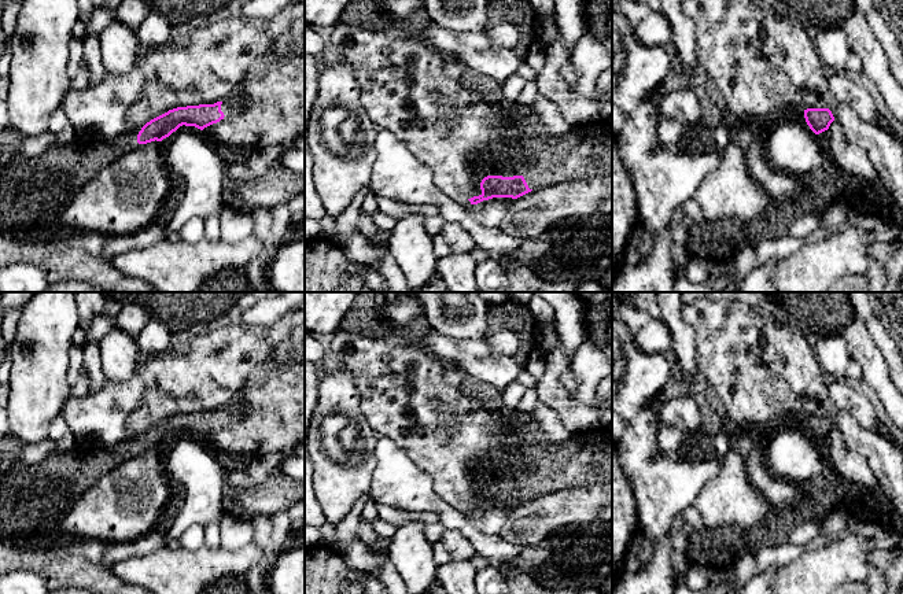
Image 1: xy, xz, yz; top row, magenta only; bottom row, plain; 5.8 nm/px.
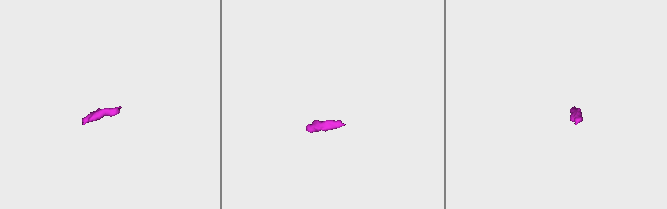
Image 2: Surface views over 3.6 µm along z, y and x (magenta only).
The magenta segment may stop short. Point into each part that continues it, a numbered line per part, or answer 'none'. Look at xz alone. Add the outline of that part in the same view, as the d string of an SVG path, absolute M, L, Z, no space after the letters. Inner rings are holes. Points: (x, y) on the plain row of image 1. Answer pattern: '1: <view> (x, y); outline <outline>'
1: xz (586, 460); outline M612 425L575 435L561 444L537 442L523 476L530 497L598 483L612 483Z

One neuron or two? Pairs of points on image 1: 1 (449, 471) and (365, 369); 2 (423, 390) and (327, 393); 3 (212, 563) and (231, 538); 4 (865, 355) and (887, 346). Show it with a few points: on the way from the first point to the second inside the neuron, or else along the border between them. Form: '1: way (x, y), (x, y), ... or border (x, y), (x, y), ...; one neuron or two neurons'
1: way (445, 442), (443, 435), (394, 386); one neuron
2: border (342, 364), (352, 375), (368, 423); two neurons
3: border (253, 539), (236, 549), (224, 549), (221, 546); two neurons
4: border (863, 320), (888, 369); two neurons

